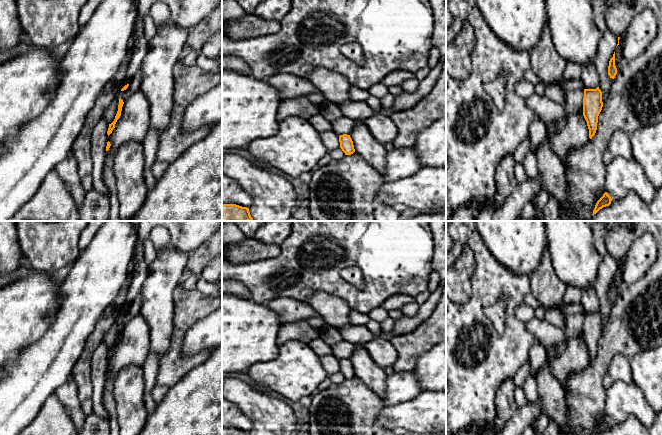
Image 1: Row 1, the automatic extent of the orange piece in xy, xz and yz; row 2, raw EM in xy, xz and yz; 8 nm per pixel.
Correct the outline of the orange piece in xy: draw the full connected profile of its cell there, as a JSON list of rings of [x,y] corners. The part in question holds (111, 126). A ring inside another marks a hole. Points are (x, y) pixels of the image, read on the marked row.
[[[138,70],[135,76],[131,79],[130,83],[125,85],[116,95],[115,99],[111,102],[110,106],[104,111],[103,119],[109,124],[107,131],[108,136],[115,128],[117,120],[121,116],[121,111],[124,102],[136,91],[140,89],[142,81],[142,71]]]

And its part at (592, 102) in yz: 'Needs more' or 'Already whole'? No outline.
Needs more

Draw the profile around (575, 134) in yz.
[[[583,112],[566,114],[566,118],[564,127],[549,142],[551,150],[564,166],[567,164],[568,152],[571,149],[580,149],[590,140]]]

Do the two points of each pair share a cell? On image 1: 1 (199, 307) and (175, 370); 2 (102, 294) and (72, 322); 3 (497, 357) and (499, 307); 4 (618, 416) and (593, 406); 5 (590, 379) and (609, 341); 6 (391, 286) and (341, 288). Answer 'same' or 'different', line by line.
1: same
2: same
3: different
4: different
5: same
6: same

